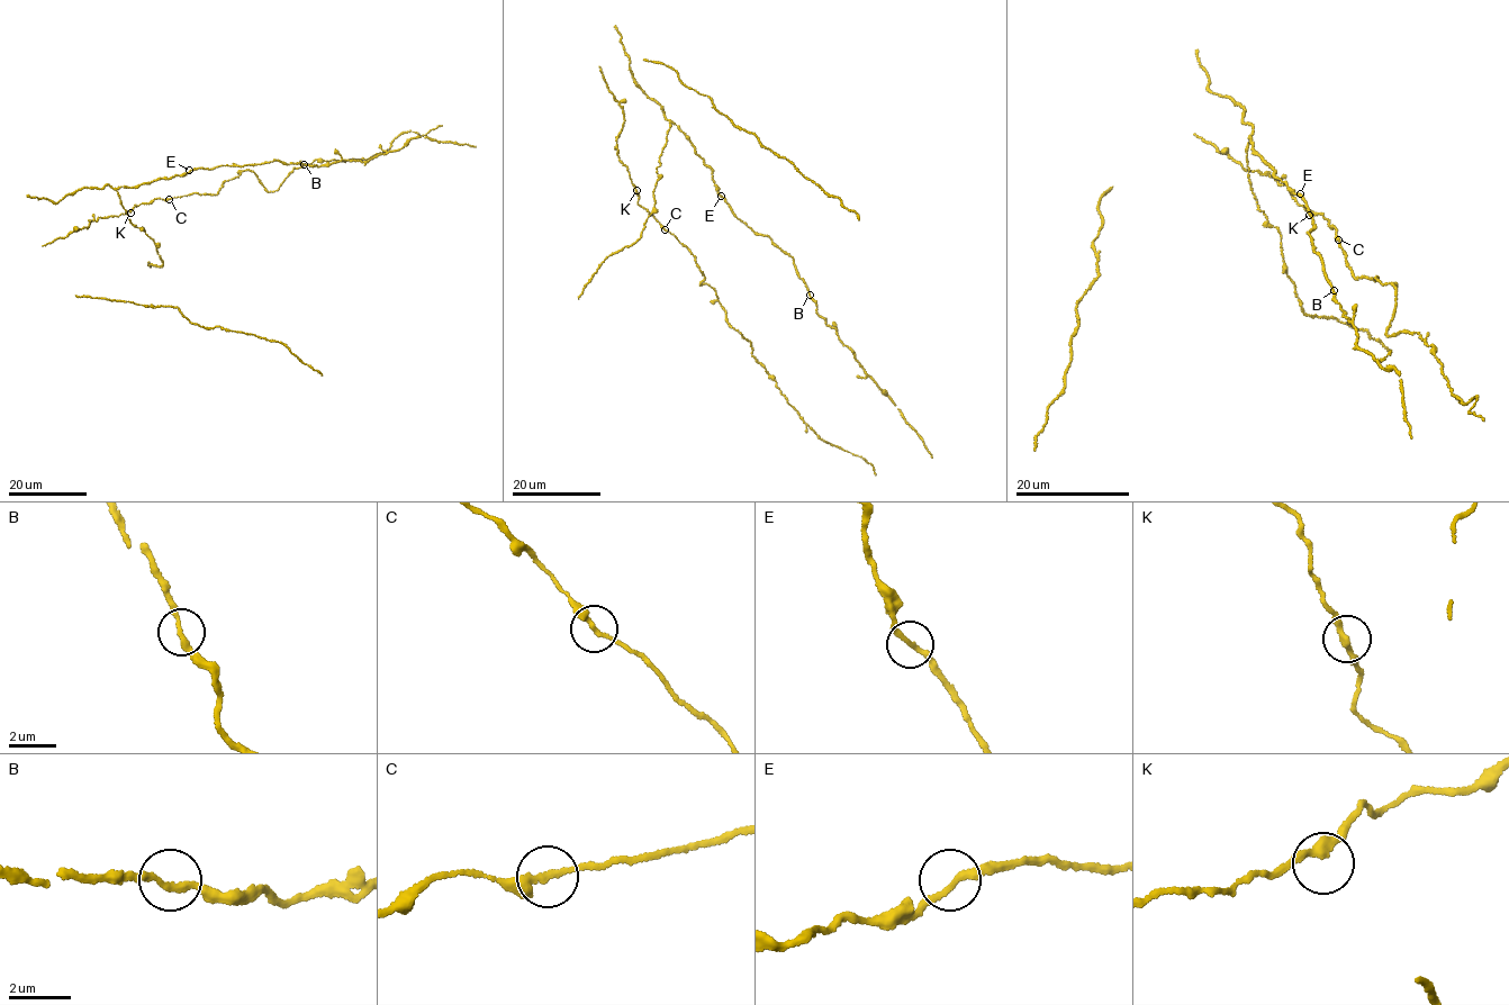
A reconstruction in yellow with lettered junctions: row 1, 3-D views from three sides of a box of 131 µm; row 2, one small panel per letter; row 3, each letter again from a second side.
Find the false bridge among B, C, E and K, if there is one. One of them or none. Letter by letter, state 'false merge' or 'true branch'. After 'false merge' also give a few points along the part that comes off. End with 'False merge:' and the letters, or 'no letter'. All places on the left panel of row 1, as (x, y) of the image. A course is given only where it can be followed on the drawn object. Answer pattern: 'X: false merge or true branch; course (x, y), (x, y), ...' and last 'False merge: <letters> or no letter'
B: true branch
C: true branch
E: true branch
K: true branch
False merge: no letter

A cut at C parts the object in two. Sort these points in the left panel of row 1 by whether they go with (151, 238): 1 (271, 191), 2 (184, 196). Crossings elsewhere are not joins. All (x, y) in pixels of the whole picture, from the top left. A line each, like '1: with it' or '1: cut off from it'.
1: cut off from it
2: cut off from it

